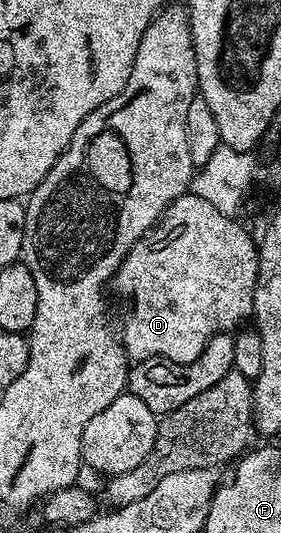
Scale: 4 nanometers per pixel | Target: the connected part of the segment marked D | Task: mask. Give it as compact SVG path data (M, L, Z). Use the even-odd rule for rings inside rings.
M188 191L171 201L157 225L128 251L118 268L116 285L118 281L119 291L126 296L126 334L123 332L120 340L131 362L163 357L181 365L192 363L215 335L237 330L251 318L258 274L258 246L255 238L250 238L249 231L234 220L238 219L216 211L208 199L200 199Z

